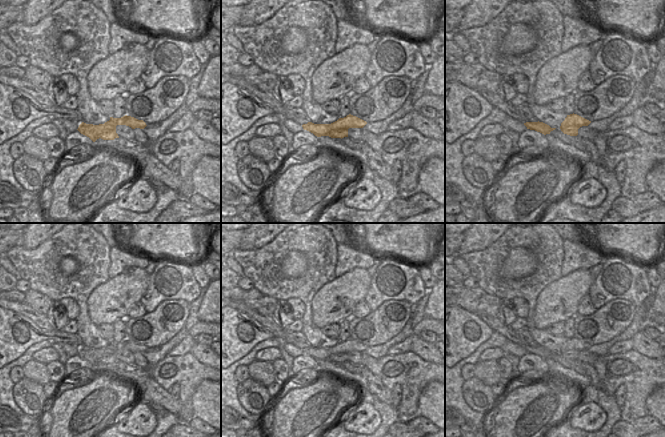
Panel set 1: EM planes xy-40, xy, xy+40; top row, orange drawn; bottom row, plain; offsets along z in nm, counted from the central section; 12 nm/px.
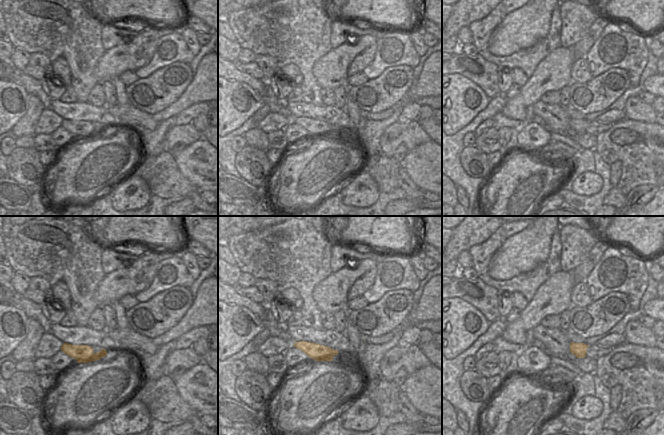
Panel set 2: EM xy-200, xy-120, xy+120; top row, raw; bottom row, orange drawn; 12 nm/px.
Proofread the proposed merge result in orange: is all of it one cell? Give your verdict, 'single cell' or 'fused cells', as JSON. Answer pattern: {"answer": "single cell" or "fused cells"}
{"answer": "single cell"}

